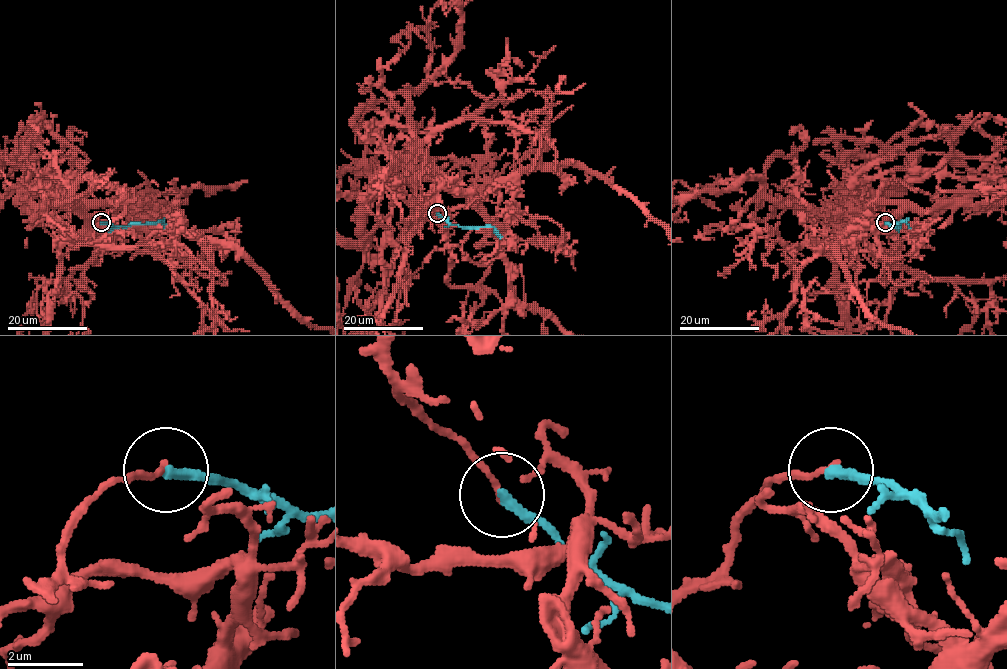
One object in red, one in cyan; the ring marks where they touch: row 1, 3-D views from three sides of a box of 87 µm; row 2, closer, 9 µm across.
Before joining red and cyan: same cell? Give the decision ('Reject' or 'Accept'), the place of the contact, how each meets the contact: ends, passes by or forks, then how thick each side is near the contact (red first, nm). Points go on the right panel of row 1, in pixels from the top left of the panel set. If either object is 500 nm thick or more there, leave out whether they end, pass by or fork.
Reject. Place: (885, 222). At the ring red ends. At the ring cyan ends. Thickness 140 nm (red) against 280 nm

